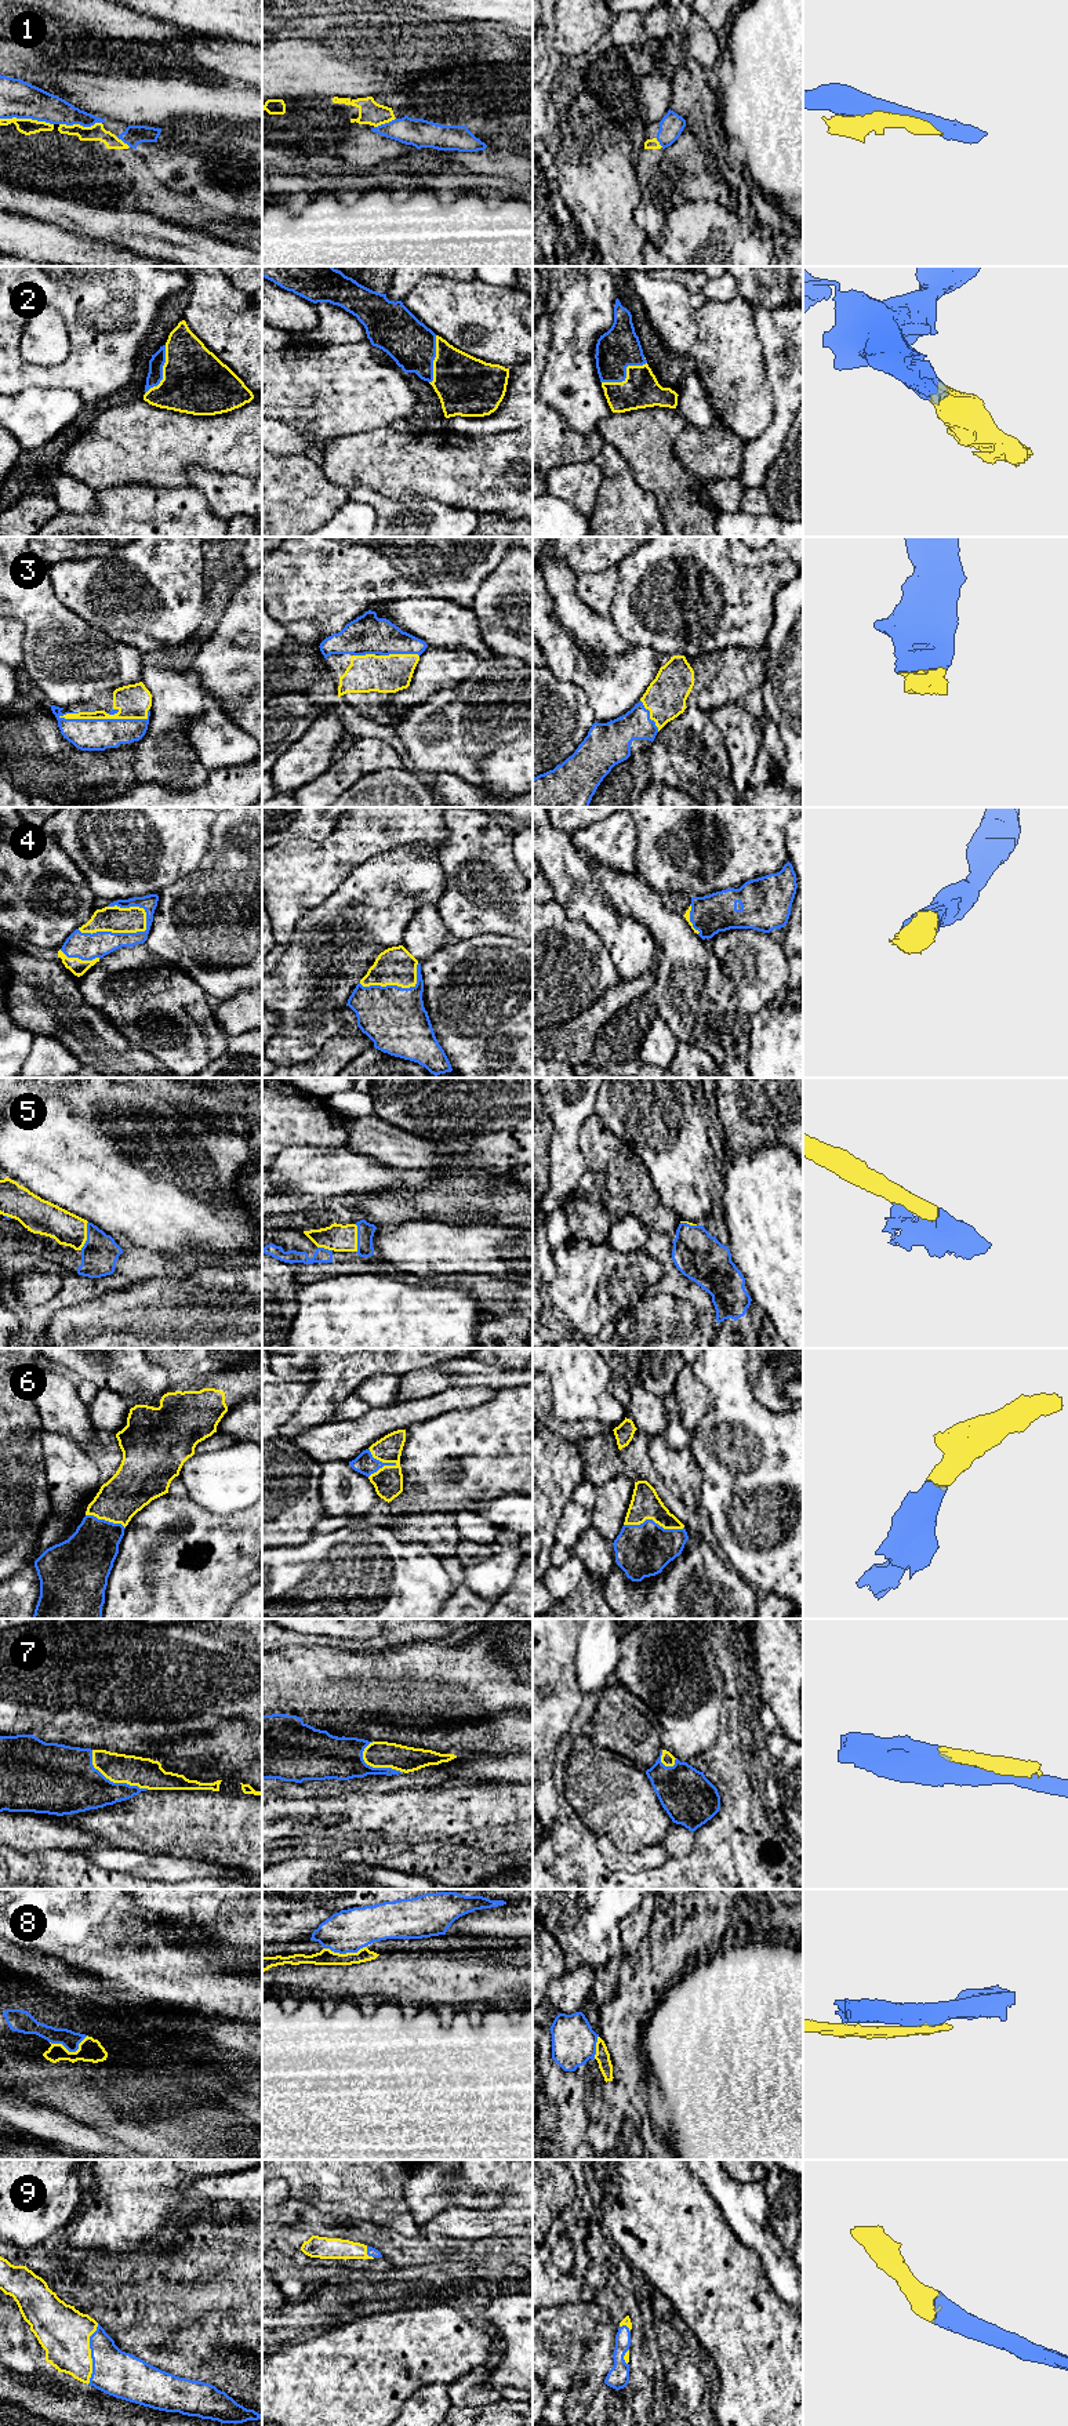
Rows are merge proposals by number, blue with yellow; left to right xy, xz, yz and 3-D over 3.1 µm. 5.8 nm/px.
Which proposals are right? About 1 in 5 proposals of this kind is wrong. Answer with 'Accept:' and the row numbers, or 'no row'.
Accept: 2, 3, 4, 5, 6, 7, 9

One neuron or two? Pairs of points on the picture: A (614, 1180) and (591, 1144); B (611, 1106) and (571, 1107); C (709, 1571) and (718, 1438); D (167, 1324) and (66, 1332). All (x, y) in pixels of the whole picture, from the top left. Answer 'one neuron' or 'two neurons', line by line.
A: one neuron
B: two neurons
C: two neurons
D: one neuron

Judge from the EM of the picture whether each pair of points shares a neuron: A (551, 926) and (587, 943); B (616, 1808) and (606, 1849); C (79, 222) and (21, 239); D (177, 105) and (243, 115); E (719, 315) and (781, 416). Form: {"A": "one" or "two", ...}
{"A": "one", "B": "two", "C": "two", "D": "one", "E": "two"}

